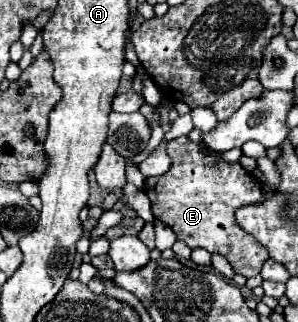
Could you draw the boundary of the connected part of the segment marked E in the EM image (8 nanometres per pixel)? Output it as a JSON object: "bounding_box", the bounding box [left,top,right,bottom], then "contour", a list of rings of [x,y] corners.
{"bounding_box":[145,135,269,277],"contour":[[[187,135],[167,143],[167,155],[173,165],[169,175],[161,179],[147,179],[145,193],[151,199],[151,211],[155,219],[169,225],[177,239],[191,249],[203,247],[209,253],[223,255],[235,273],[255,277],[263,263],[269,259],[269,251],[235,221],[235,211],[241,205],[259,203],[263,199],[263,187],[257,177],[249,175],[239,163],[227,163],[221,157],[205,155],[203,143],[193,143]]]}

